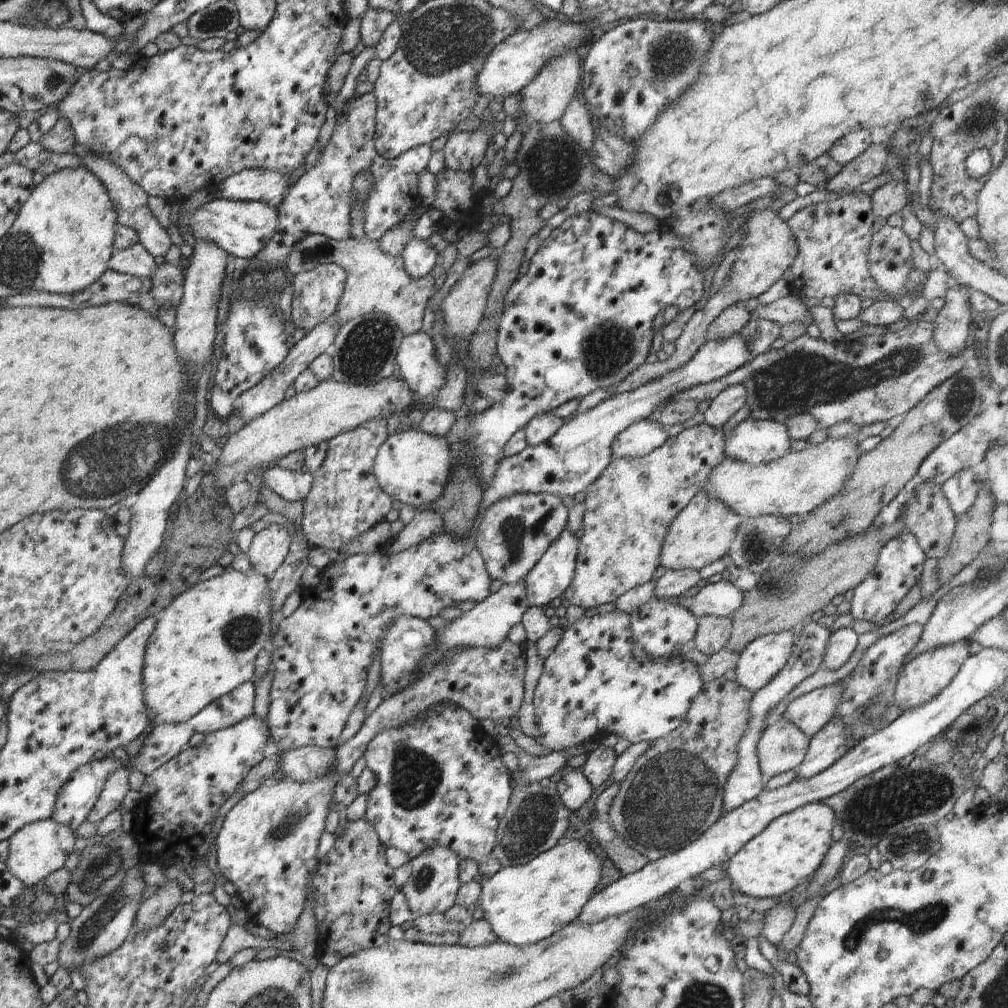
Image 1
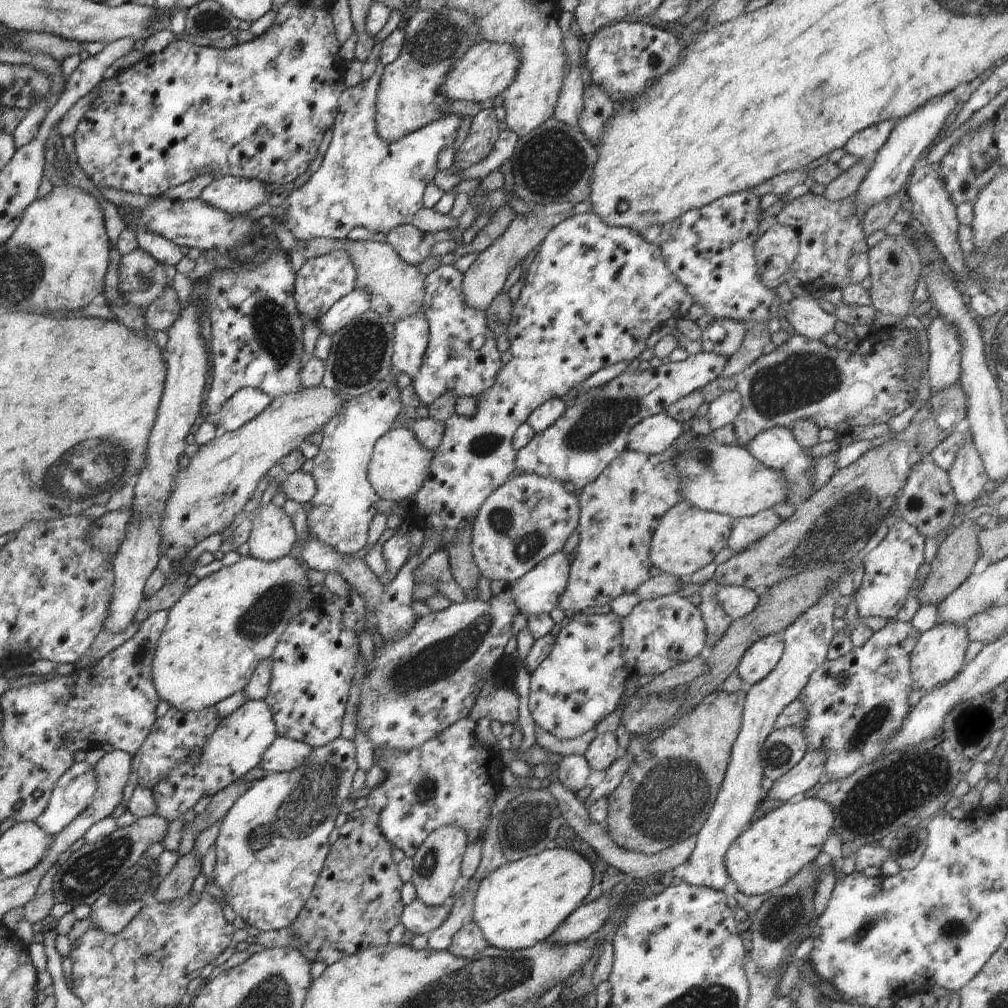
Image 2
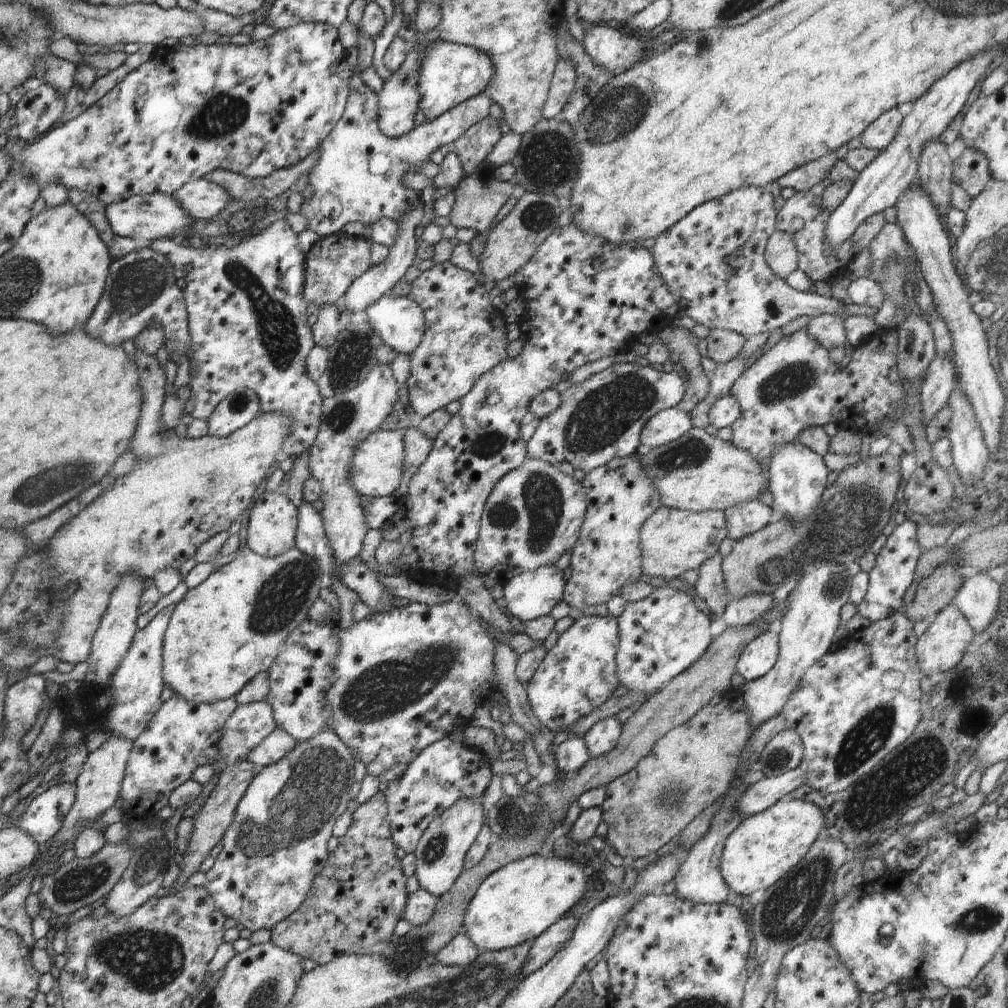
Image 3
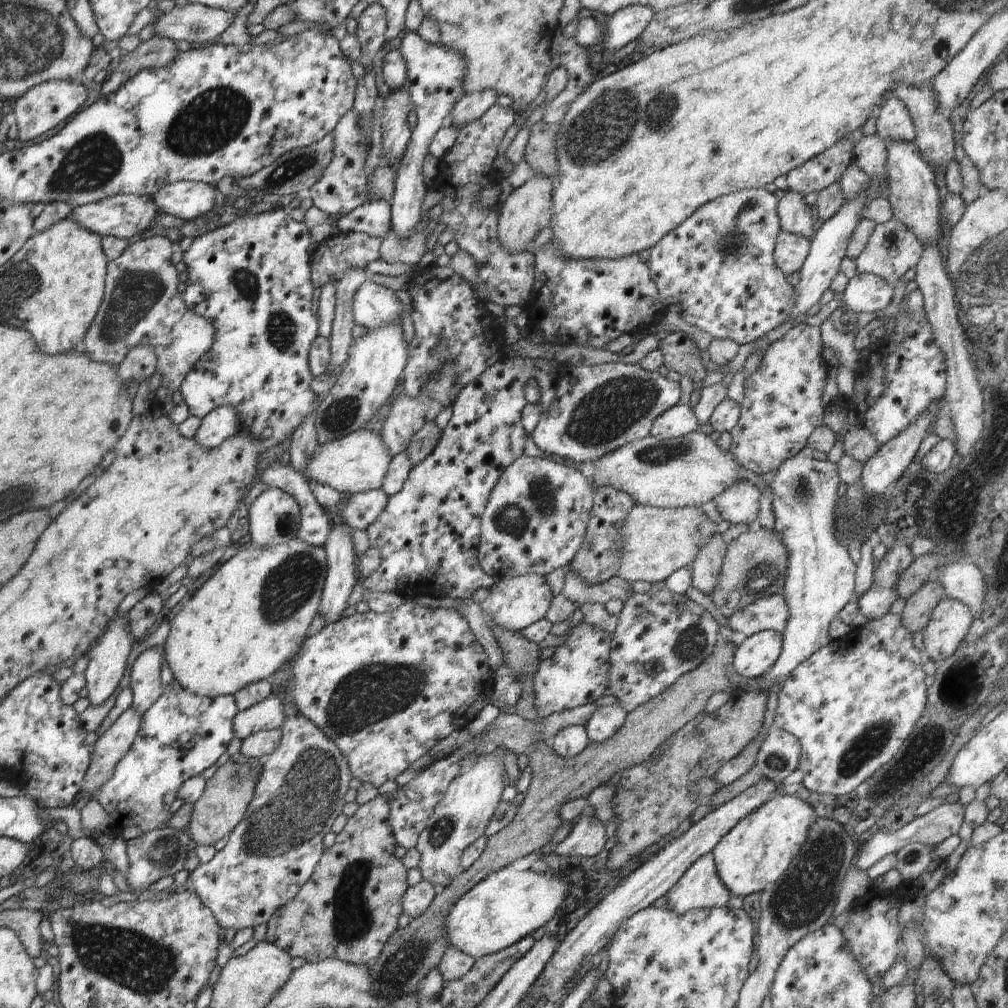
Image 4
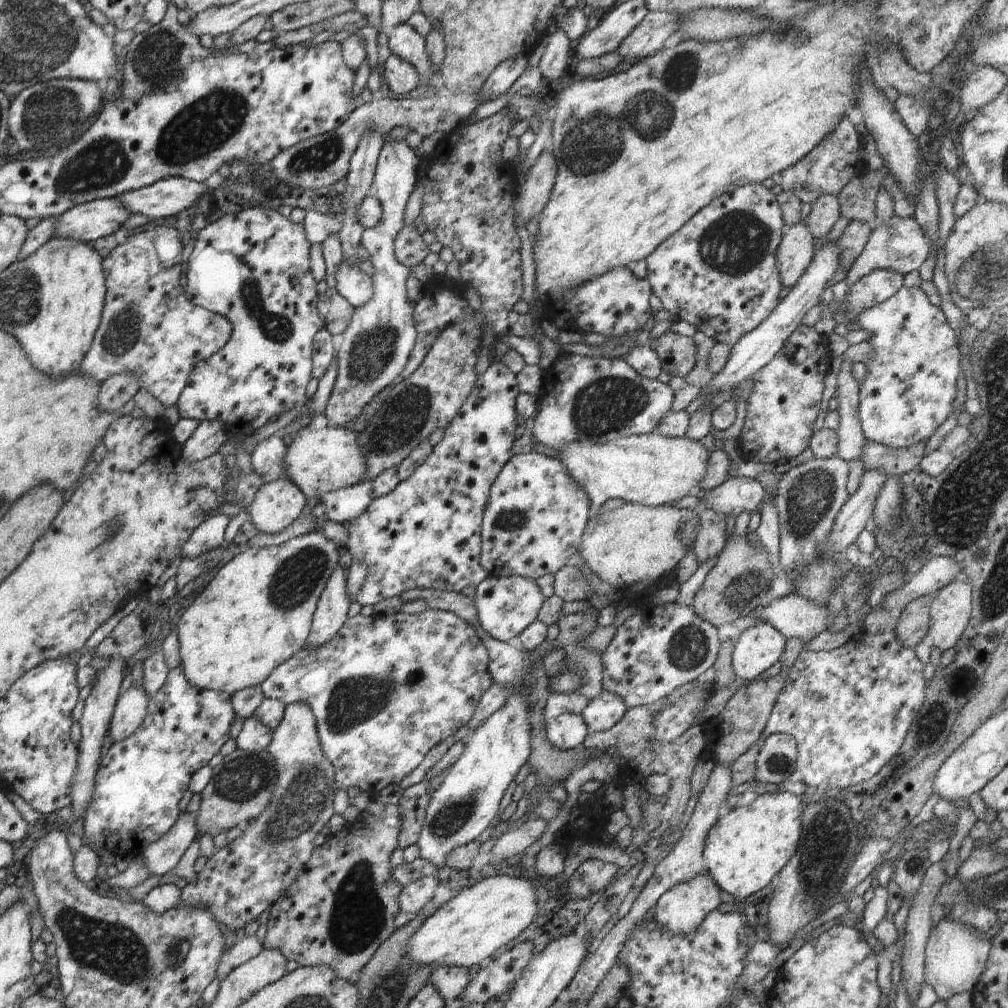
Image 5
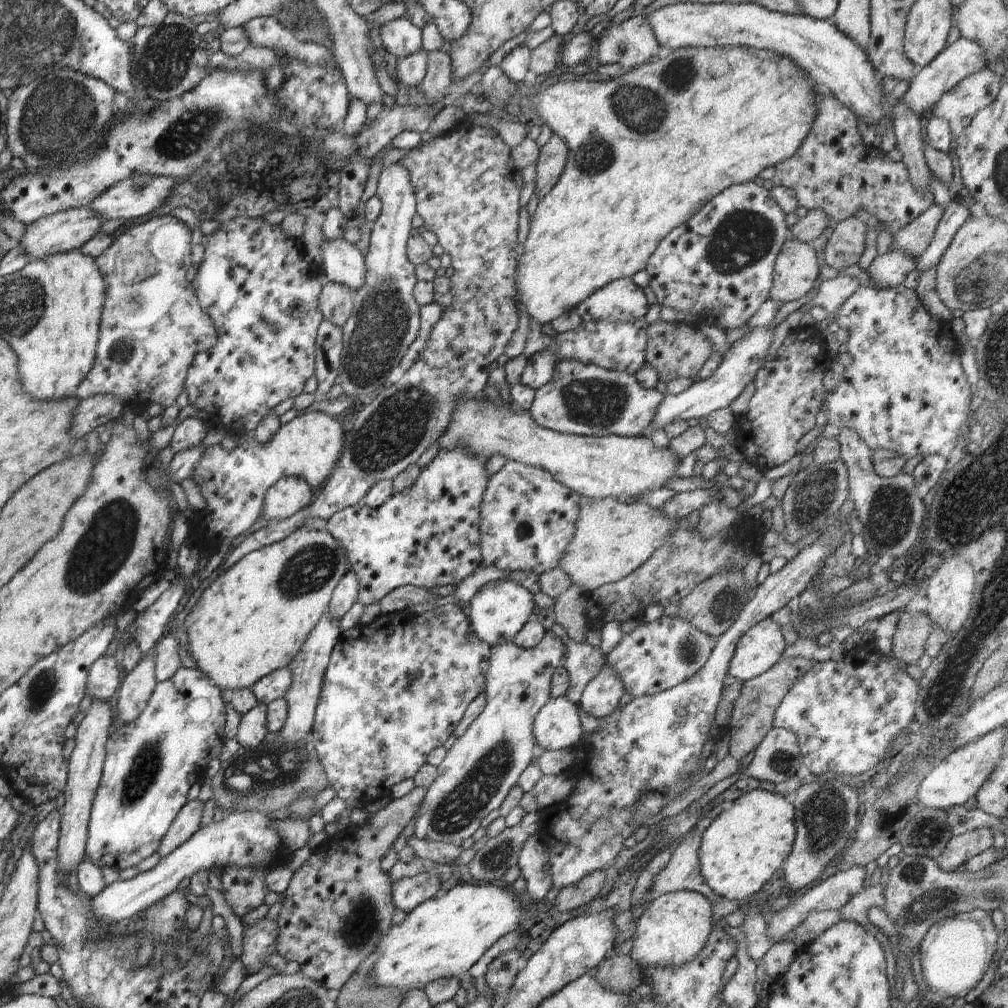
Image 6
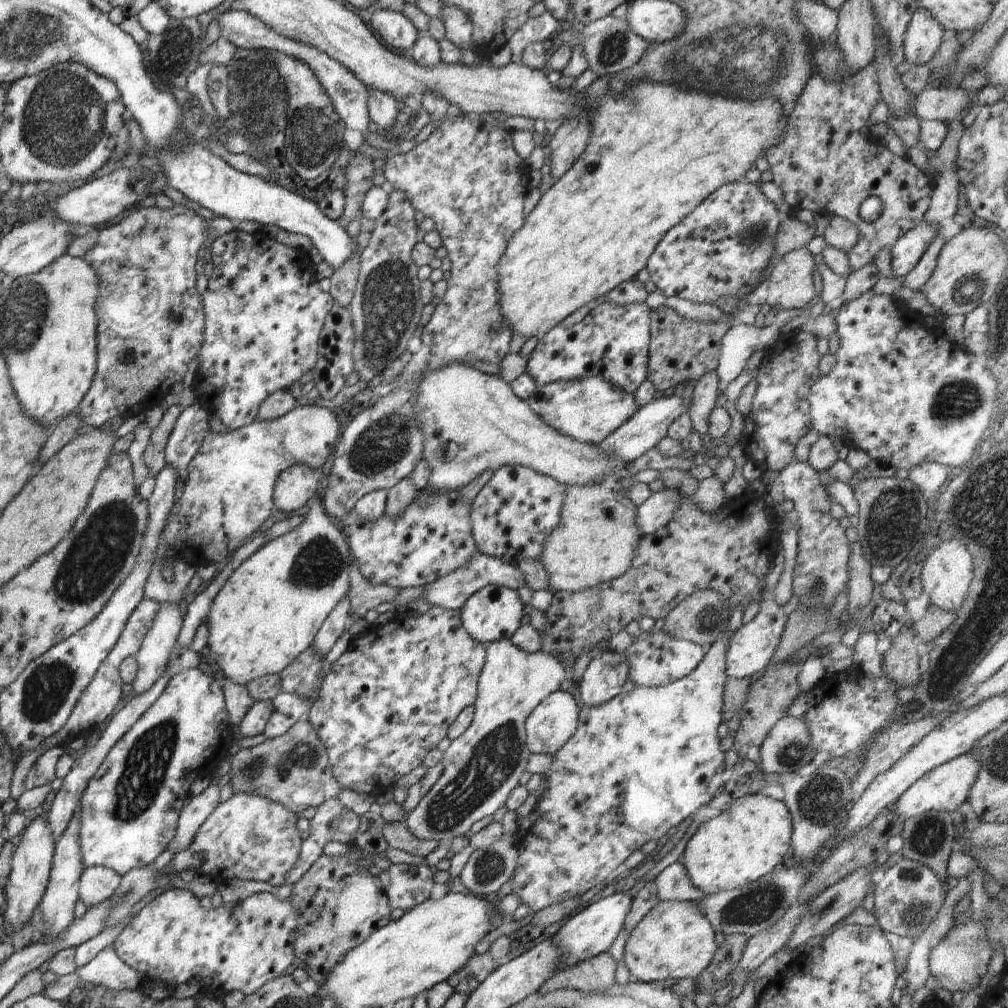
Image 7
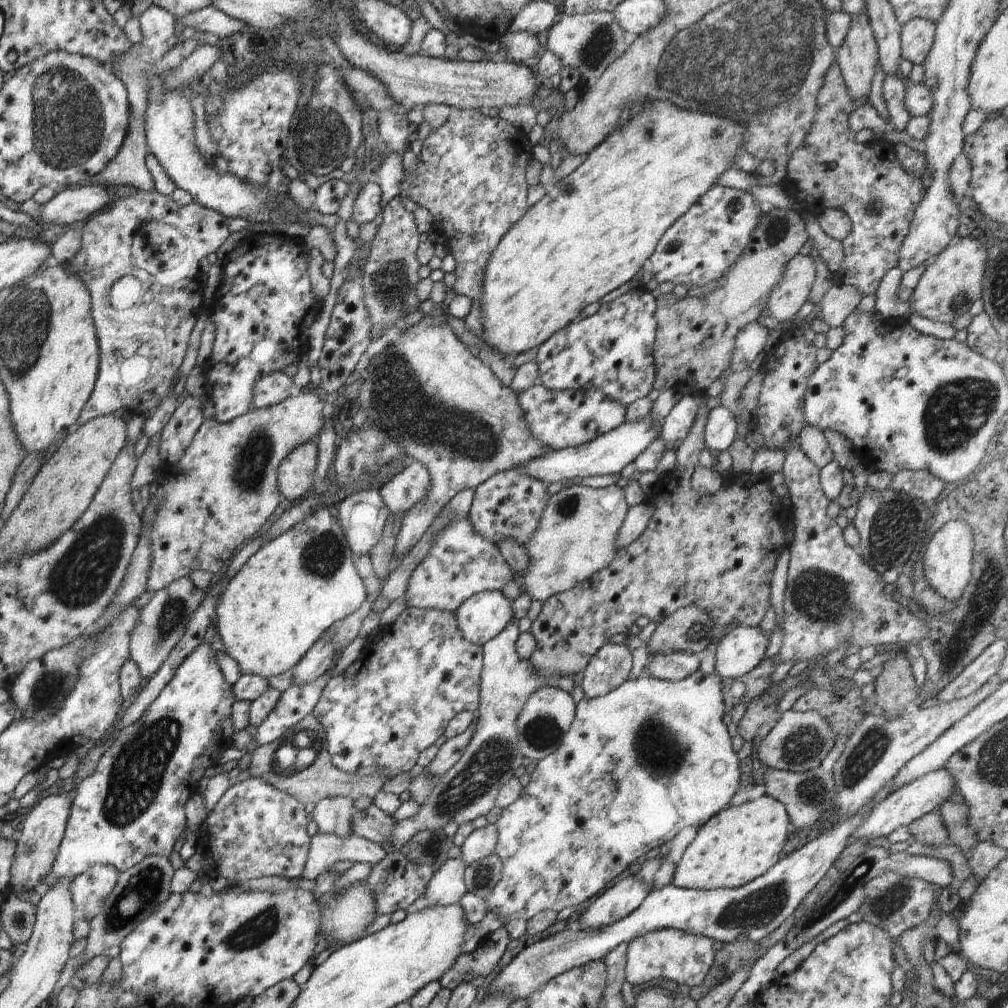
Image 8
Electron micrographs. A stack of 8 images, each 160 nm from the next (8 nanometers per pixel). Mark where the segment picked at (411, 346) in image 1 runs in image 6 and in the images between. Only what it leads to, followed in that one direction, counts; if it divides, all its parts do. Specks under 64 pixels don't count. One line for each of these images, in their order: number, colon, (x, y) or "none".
2: (411, 338)
3: (399, 321)
4: (373, 304)
5: (355, 285)
6: (343, 263)

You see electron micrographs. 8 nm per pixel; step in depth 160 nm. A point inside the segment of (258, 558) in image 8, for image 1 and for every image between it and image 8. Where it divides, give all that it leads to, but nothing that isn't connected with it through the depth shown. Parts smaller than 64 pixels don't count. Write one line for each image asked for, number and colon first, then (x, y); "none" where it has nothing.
1: (205, 644)
2: (217, 633)
3: (231, 627)
4: (245, 622)
5: (257, 613)
6: (253, 619)
7: (270, 610)

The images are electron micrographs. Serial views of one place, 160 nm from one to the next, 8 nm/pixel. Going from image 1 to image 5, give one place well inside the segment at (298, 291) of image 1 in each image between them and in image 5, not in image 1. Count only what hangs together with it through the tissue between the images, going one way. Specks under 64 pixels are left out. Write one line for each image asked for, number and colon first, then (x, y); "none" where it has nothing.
2: (320, 282)
3: (333, 263)
4: (331, 259)
5: (376, 346)

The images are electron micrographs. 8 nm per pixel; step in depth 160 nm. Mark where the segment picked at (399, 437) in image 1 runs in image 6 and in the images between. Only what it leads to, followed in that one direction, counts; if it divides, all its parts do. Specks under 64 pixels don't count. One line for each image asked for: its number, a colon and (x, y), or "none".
2: (399, 465)
3: (377, 466)
4: (357, 462)
5: (328, 459)
6: (234, 484)

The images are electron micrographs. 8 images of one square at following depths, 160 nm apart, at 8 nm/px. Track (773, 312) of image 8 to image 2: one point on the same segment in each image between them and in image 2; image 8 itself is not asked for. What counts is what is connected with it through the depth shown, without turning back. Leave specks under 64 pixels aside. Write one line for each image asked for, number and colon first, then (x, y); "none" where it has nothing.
2: (780, 240)
3: (781, 255)
4: (791, 250)
5: (796, 250)
6: (796, 270)
7: (791, 285)

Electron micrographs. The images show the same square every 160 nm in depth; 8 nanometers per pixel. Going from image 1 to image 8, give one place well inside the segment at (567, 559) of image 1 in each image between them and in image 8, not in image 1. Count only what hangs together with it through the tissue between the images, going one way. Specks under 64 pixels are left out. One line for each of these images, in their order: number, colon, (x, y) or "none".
2: (538, 591)
3: (533, 594)
4: (515, 603)
5: (506, 606)
6: (499, 610)
7: (494, 613)
8: (484, 615)

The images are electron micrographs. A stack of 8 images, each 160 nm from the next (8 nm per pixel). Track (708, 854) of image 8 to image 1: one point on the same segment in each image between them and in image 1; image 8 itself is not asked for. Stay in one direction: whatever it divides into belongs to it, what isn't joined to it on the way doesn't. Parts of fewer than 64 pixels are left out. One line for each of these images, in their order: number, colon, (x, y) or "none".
1: (790, 848)
2: (772, 850)
3: (765, 847)
4: (758, 850)
5: (743, 852)
6: (740, 851)
7: (738, 847)

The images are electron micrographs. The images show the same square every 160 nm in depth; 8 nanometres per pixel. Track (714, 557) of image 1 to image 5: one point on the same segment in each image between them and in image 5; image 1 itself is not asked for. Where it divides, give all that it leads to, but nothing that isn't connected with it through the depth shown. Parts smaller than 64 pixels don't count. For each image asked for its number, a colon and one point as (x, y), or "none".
2: (687, 538)
3: (674, 541)
4: (657, 542)
5: (635, 543)

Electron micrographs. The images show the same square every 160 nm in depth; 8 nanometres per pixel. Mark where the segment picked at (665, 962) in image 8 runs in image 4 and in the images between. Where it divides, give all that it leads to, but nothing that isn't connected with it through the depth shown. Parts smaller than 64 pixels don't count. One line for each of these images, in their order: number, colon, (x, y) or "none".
4: (699, 888)
5: (682, 909)
6: (675, 927)
7: (675, 940)

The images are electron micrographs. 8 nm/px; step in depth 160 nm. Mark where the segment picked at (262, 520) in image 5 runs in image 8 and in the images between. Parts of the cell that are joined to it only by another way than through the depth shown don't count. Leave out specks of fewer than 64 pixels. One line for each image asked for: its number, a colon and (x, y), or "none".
6: (291, 494)
7: (296, 486)
8: (295, 474)

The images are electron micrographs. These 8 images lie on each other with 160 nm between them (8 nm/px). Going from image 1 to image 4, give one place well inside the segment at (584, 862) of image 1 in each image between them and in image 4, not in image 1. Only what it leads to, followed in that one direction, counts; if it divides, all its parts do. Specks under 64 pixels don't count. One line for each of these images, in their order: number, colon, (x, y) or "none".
2: (522, 903)
3: (515, 904)
4: (505, 907)

